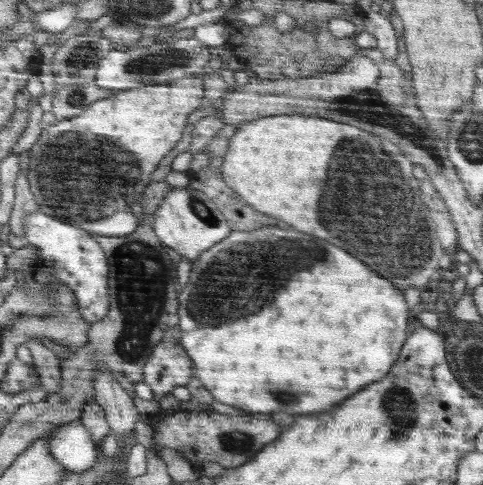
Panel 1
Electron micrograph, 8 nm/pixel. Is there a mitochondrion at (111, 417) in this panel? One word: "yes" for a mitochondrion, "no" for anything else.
no

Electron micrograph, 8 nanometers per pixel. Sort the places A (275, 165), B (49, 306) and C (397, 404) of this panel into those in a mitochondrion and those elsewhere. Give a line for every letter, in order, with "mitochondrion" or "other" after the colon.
A: other
B: mitochondrion
C: mitochondrion

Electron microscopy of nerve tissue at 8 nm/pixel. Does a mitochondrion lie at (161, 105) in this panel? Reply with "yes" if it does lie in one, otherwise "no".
no

